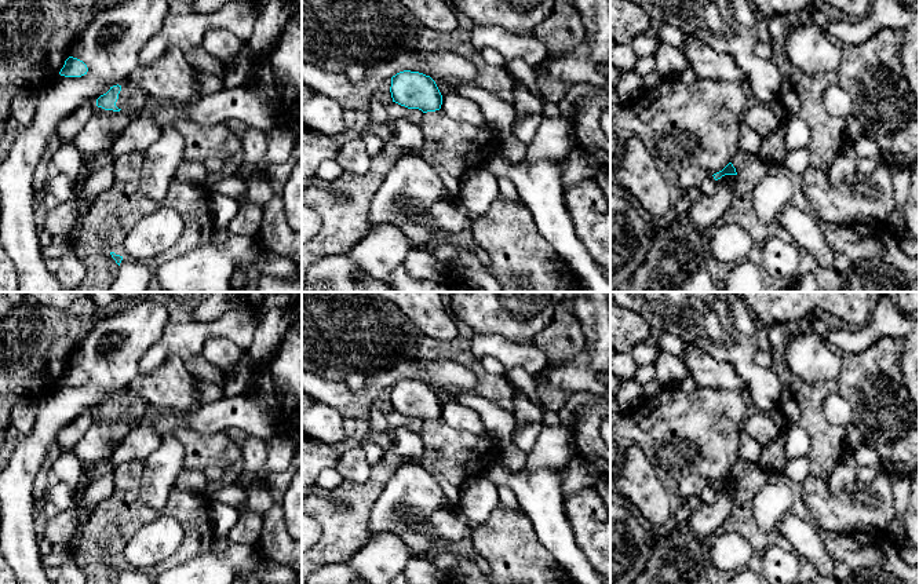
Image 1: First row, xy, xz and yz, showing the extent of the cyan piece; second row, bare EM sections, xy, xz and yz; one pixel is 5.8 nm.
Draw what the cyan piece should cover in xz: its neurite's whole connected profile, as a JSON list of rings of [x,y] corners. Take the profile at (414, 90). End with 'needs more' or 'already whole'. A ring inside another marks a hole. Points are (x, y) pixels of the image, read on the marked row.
[[[404,70],[391,77],[393,102],[423,113],[441,109],[442,95],[435,81],[423,73]]] | already whole

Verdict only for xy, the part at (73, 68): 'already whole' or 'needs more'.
already whole

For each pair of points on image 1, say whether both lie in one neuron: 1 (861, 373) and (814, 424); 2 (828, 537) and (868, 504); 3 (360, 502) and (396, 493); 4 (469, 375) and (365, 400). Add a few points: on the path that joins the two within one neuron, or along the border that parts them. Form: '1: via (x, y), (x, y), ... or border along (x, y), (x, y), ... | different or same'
1: via (843, 384), (828, 387), (814, 401), (814, 407) | same
2: border along (810, 511), (823, 529), (865, 537) | different
3: border along (397, 470), (375, 502), (367, 528) | different
4: via (442, 373), (397, 372), (390, 376) | same

